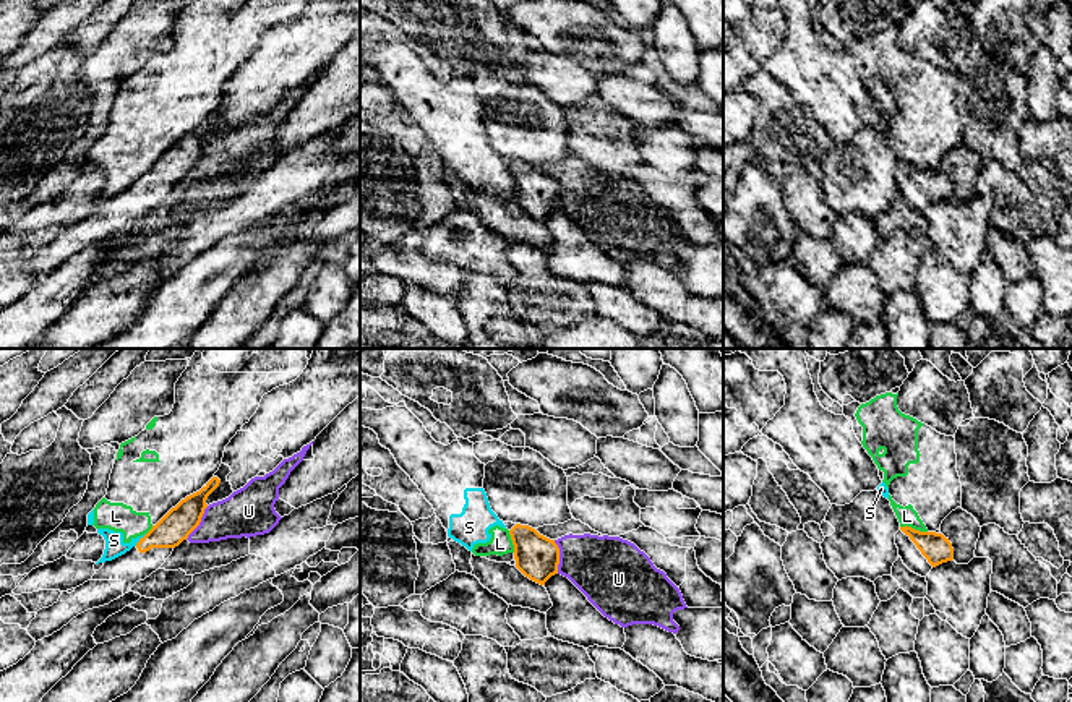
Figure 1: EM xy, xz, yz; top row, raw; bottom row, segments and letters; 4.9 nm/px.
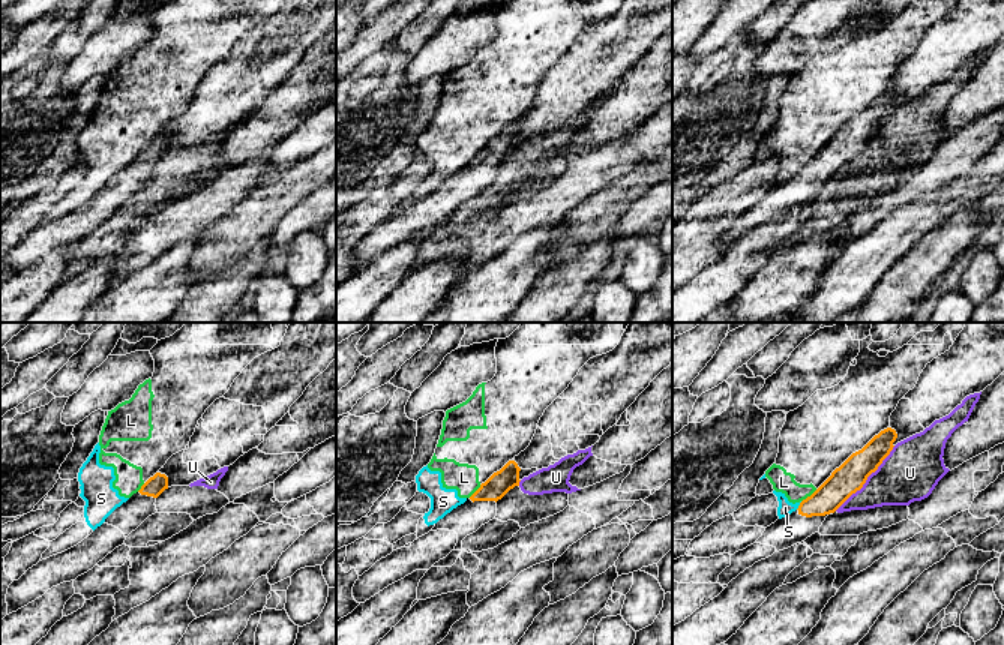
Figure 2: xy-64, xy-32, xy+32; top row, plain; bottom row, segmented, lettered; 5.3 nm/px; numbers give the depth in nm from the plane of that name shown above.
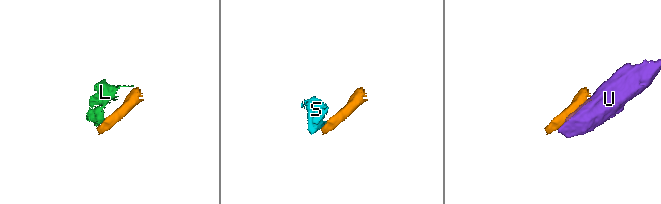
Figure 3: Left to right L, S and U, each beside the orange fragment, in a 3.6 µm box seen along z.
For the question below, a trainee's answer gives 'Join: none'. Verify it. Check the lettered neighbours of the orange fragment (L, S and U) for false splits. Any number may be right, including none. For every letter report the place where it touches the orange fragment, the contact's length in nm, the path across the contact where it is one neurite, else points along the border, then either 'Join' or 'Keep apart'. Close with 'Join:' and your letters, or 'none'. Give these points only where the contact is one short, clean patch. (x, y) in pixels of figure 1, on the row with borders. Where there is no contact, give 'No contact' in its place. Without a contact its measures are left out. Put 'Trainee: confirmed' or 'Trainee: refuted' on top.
Trainee: confirmed
L: Touches orange at yz (913, 529). Shared border 140 nm. Boundary: yz (900, 526), (926, 532). Keep apart
S: Touches orange at xy (140, 540). Shared border 90 nm. Boundary: xy (146, 534), (135, 545). Keep apart
U: Touches orange at xy (200, 521). Shared border 200 nm. Keep apart
Join: none

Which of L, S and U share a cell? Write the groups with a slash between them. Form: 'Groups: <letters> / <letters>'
Groups: L S / U

